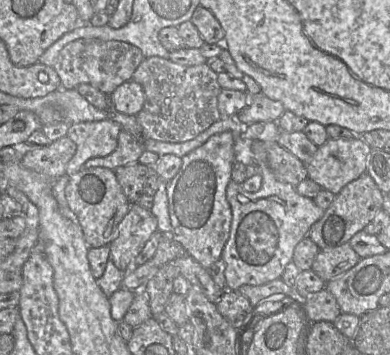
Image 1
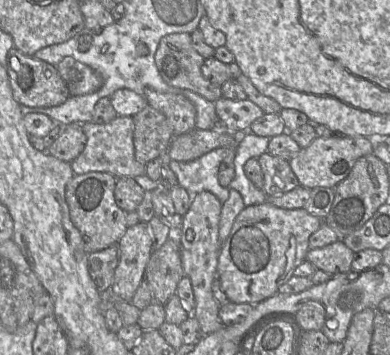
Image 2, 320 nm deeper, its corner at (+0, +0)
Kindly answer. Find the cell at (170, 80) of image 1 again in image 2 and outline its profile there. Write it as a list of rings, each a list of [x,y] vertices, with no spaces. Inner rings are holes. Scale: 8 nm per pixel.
[[[145,88],[144,98],[149,106],[165,115],[172,126],[174,137],[196,129],[196,108],[184,95]]]

